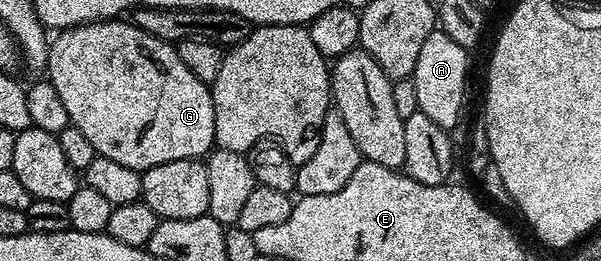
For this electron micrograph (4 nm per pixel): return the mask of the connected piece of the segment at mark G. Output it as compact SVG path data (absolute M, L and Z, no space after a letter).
M117 18L83 23L80 27L60 30L56 34L59 36L50 40L45 75L65 105L68 124L85 133L96 155L129 165L129 169L140 173L153 169L153 165L165 165L165 161L203 159L215 147L210 86L189 73L172 44L145 33L134 22L123 22Z

